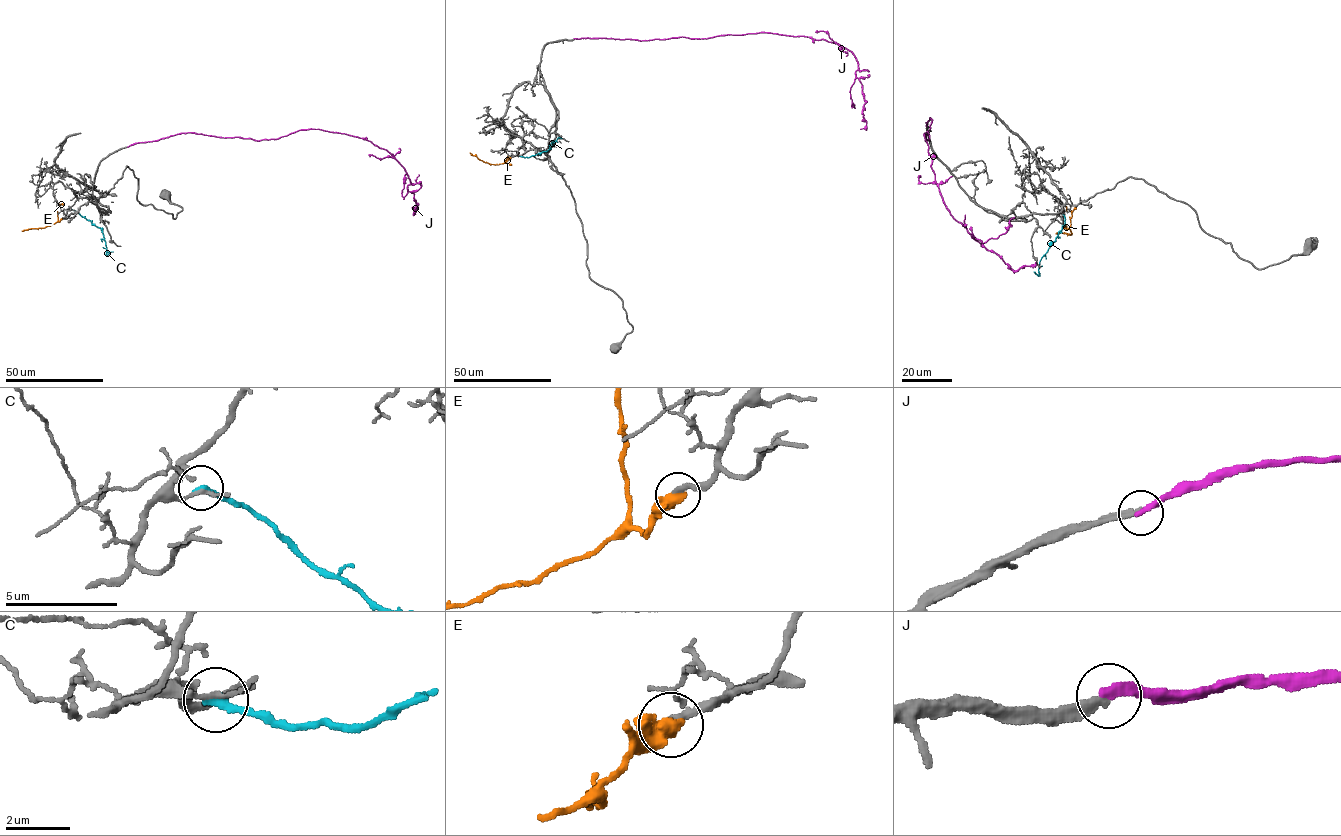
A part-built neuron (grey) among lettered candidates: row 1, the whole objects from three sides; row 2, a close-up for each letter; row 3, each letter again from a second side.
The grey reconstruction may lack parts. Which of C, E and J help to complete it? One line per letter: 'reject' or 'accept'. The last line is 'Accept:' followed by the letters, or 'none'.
C: reject
E: accept
J: reject
Accept: E

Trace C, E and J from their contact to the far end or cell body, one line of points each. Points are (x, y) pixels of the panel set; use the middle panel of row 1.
C: (520, 156), (528, 157), (547, 150), (554, 141), (561, 138)
E: (510, 158), (503, 163), (490, 164), (469, 153)
J: (574, 39), (767, 32), (837, 43), (858, 64), (855, 76), (865, 102), (866, 126), (860, 129)

